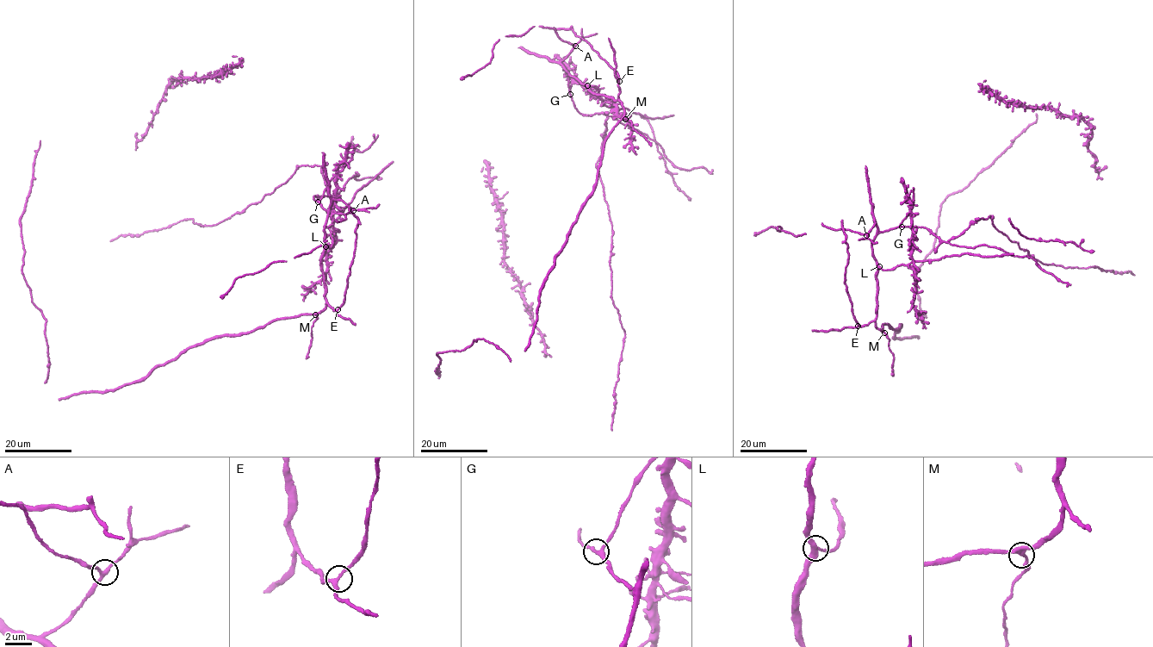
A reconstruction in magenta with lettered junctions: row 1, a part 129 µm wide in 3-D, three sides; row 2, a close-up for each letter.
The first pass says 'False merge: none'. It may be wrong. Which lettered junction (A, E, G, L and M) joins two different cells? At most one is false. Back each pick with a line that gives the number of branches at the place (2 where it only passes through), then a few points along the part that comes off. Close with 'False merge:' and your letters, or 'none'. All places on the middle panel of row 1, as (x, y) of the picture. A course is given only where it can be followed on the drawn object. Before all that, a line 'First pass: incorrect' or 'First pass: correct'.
First pass: correct
False merge: none

